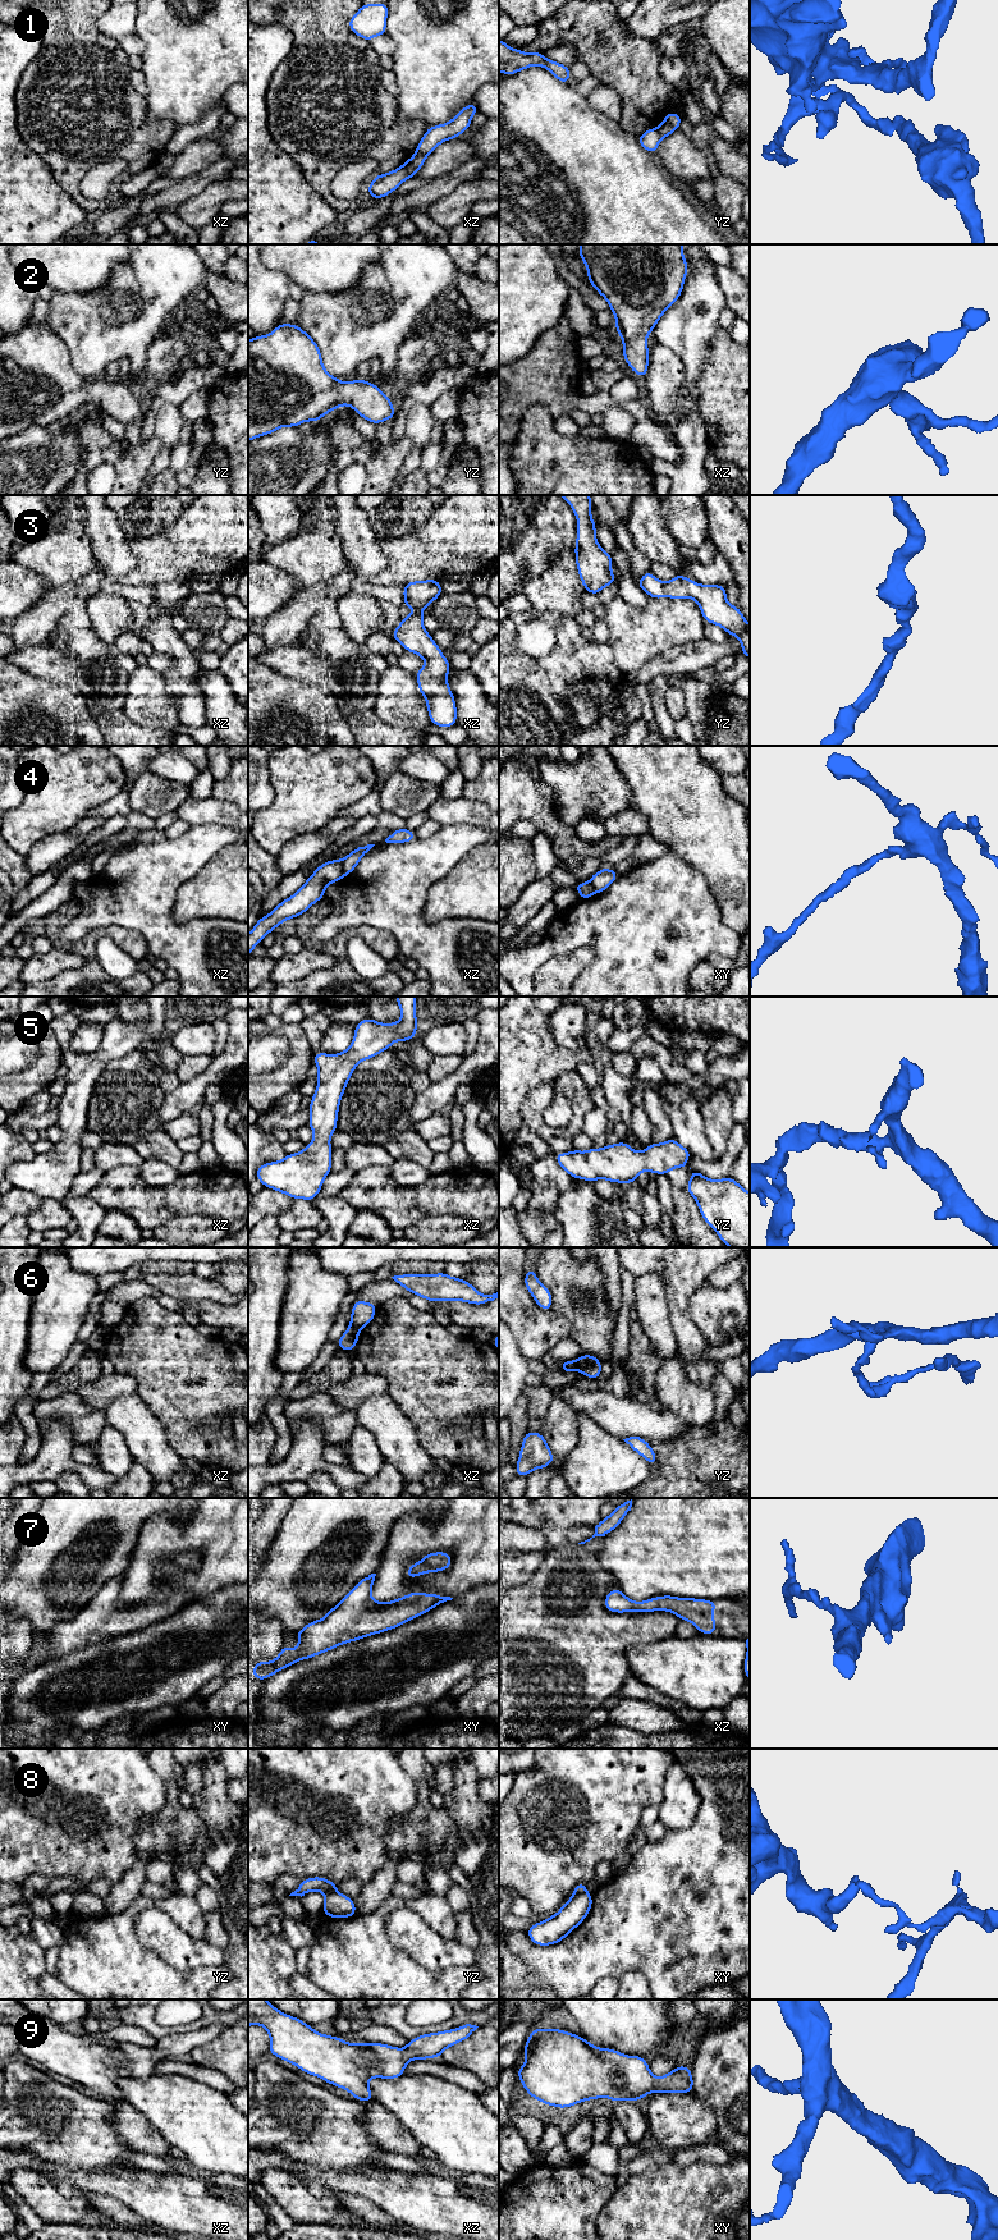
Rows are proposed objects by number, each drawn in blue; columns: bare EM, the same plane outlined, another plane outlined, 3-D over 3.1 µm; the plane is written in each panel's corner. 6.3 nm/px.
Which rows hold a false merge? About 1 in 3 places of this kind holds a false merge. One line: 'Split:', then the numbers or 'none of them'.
Split: 1, 4, 6, 8

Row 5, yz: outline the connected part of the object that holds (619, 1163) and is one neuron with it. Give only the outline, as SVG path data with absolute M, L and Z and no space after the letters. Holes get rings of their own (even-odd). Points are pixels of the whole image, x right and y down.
M674 1137L661 1142L651 1142L642 1153L635 1151L627 1142L621 1141L615 1145L606 1144L603 1149L591 1148L587 1151L573 1149L571 1153L558 1153L554 1155L557 1163L573 1178L587 1182L606 1179L617 1183L633 1183L638 1174L646 1169L649 1173L668 1174L673 1168L688 1168L687 1159L692 1153L679 1145Z

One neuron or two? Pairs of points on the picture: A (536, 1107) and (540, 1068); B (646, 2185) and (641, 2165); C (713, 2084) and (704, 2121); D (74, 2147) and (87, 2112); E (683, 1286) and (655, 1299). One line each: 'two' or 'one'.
A: two
B: two
C: two
D: one
E: two

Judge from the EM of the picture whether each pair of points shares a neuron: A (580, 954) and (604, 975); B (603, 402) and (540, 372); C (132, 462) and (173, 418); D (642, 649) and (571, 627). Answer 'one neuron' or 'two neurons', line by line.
A: two neurons
B: one neuron
C: one neuron
D: one neuron

